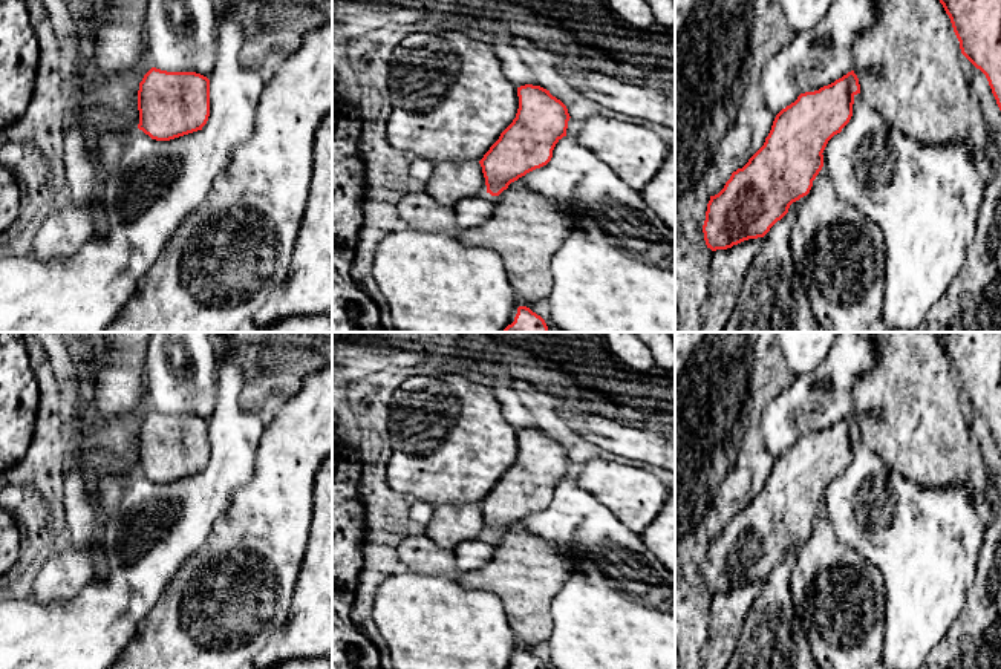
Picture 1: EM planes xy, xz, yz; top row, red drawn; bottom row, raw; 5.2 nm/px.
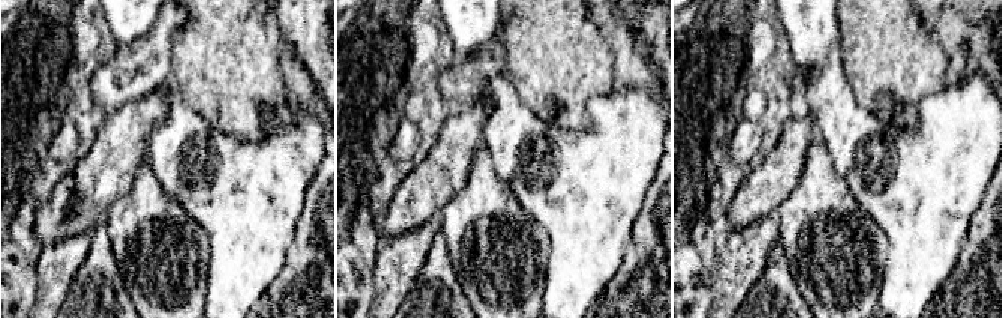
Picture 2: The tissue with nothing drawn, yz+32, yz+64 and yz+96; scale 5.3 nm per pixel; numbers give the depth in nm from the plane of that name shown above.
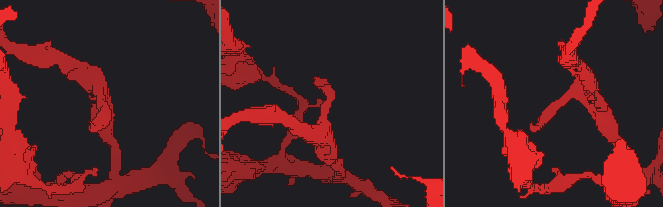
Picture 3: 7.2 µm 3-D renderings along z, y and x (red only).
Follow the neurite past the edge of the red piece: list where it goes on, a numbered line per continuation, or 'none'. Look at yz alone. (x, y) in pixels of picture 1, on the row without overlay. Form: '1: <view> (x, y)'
none

